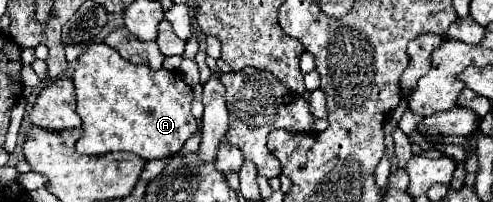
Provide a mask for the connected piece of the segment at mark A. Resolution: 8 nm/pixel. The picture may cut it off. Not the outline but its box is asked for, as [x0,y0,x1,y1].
[73,43,199,161]

